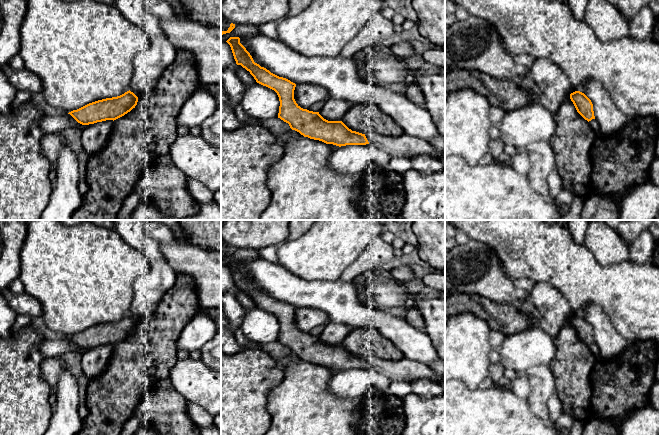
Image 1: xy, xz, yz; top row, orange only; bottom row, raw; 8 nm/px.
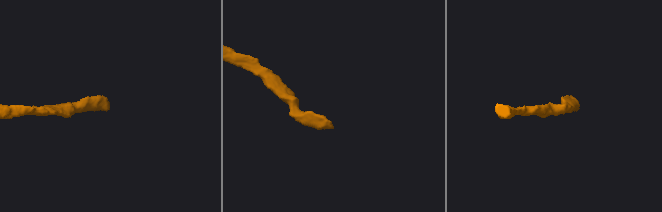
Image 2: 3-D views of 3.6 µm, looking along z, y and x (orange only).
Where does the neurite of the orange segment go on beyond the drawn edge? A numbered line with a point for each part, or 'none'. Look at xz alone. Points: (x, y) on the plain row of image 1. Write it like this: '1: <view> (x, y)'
1: xz (404, 369)

